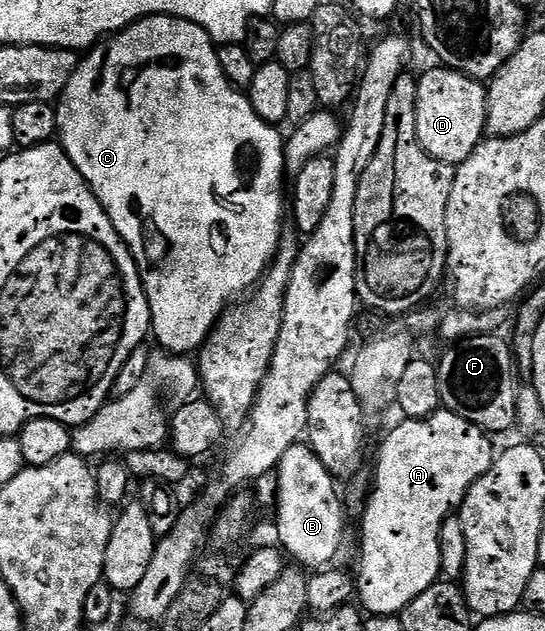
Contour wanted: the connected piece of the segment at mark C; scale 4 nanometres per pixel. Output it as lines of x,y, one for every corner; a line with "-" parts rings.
143,17
128,25
121,33
92,46
81,56
80,65
70,75
66,91
54,109
59,144
92,189
92,194
102,203
110,223
126,243
130,255
140,272
142,287
150,303
152,316
151,336
161,350
177,355
192,355
204,345
208,334
216,328
216,322
229,308
231,297
255,290
265,273
268,272
276,253
280,249
280,238
286,221
286,185
284,189
284,146
285,138
280,129
268,124
254,111
247,96
226,79
222,63
218,63
218,46
212,37
198,23
177,17

